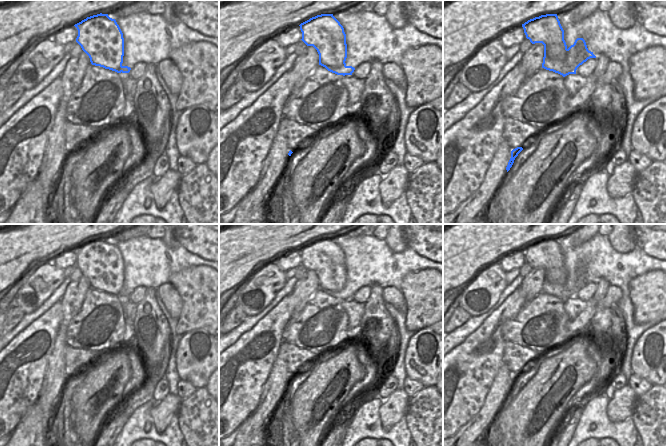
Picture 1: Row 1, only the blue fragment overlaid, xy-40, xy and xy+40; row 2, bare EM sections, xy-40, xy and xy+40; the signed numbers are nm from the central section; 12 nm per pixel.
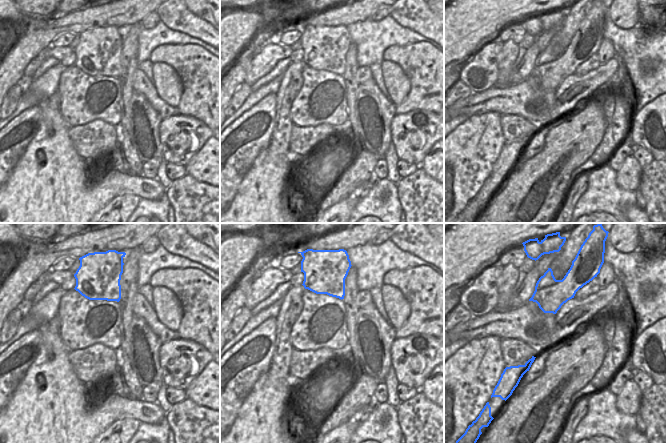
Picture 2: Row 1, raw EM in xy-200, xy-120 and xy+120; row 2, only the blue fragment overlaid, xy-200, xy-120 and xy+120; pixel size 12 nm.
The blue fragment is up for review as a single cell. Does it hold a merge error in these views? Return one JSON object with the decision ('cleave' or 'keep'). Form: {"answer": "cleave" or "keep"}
{"answer": "cleave"}

